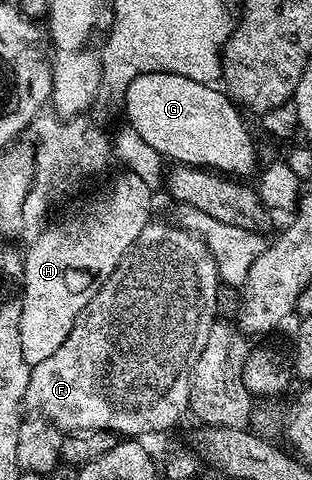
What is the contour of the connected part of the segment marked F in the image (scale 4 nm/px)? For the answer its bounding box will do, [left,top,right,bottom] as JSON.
[24,219,222,439]

